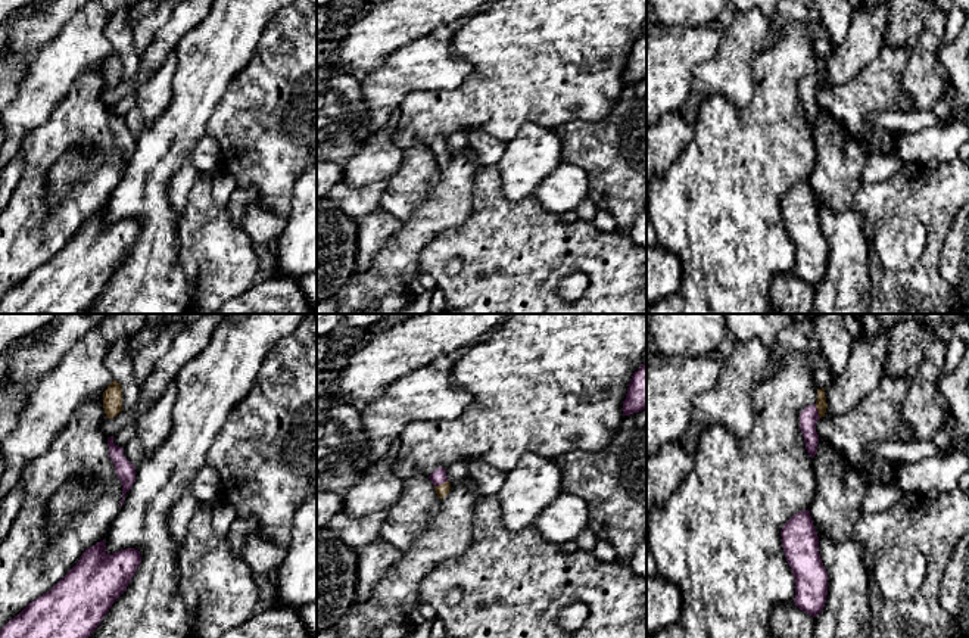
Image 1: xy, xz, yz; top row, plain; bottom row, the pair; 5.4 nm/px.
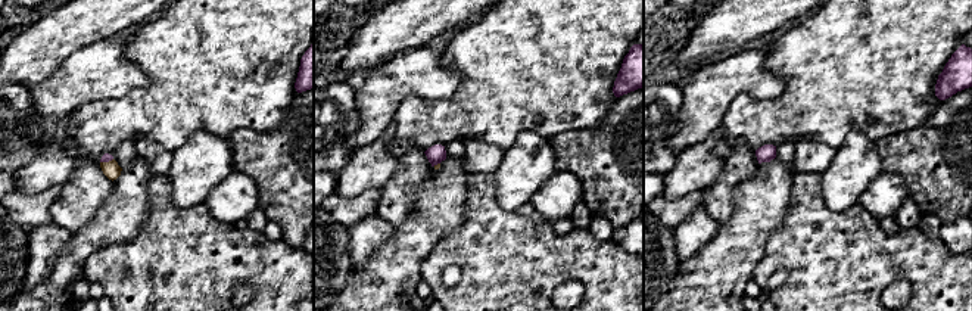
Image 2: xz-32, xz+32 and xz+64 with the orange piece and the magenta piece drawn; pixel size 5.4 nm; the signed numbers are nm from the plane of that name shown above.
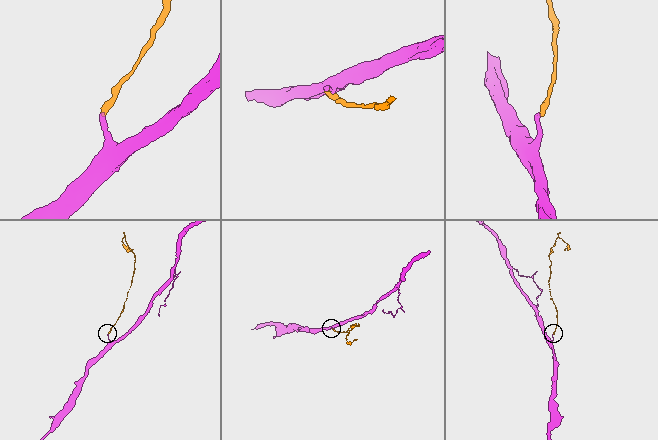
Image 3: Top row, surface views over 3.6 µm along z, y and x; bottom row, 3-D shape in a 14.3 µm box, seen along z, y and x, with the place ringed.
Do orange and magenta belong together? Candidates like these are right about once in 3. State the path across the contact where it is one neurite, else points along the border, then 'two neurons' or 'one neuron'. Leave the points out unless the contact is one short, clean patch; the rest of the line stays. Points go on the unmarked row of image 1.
runs through yz (820, 74), (818, 80), (809, 86); one neuron

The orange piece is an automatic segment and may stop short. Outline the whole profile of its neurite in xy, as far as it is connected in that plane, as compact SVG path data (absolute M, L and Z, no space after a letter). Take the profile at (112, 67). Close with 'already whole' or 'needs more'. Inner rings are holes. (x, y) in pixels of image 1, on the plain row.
M116 50L103 62L103 78L108 88L113 88L122 81L122 59Z | already whole

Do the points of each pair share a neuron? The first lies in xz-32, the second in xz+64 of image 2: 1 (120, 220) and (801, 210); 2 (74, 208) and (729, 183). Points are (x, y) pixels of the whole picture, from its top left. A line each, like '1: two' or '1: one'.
1: two
2: one

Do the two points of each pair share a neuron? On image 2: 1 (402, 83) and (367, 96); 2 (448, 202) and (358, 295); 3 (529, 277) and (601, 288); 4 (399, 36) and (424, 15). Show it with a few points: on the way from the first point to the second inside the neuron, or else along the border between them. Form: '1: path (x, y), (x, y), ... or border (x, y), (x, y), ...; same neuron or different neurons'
1: path (393, 83), (376, 96); same neuron
2: path (424, 226), (382, 276); same neuron
3: path (547, 271), (583, 271); same neuron
4: path (405, 30), (418, 16); same neuron

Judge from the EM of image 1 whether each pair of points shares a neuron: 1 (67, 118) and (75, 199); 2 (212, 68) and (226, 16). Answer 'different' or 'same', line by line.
1: same
2: same

